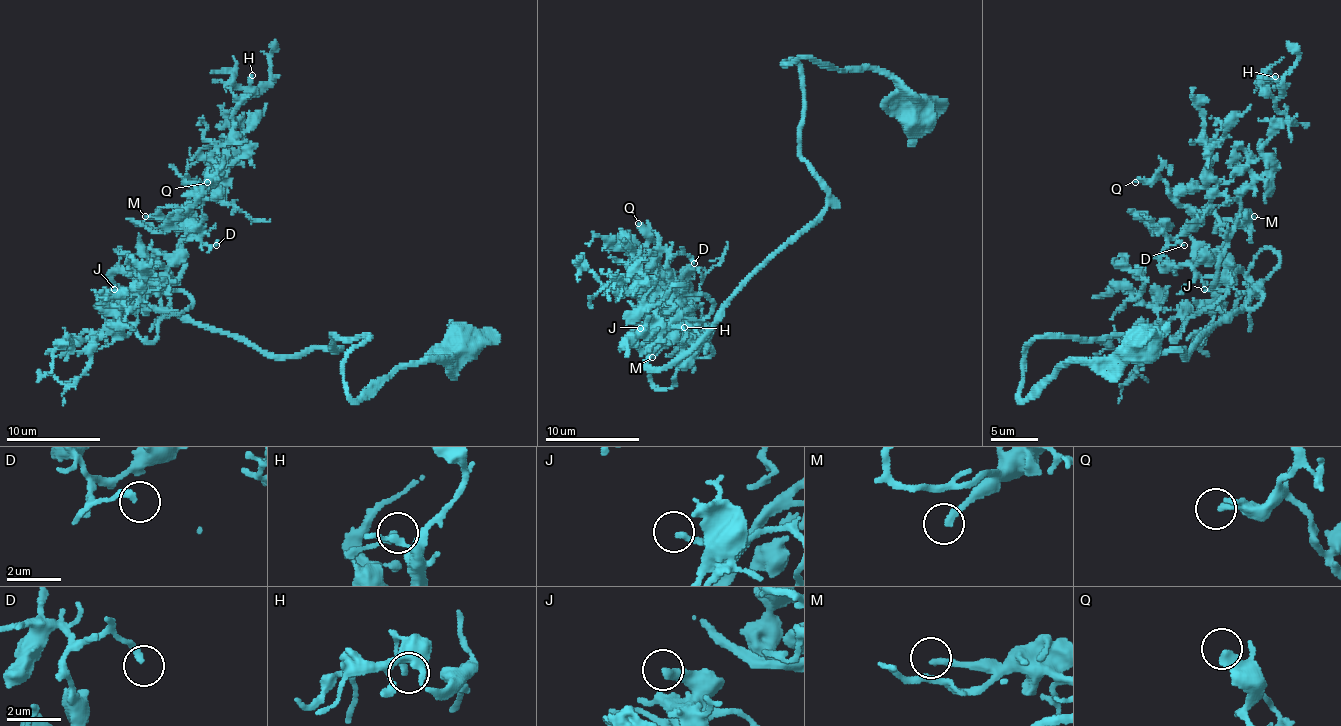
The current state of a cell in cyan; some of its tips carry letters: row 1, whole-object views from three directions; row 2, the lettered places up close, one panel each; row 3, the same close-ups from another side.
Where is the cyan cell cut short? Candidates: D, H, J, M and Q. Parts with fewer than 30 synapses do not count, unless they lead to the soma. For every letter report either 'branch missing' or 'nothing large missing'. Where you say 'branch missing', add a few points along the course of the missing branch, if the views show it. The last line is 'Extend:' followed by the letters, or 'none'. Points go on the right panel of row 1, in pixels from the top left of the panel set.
D: nothing large missing
H: nothing large missing
J: nothing large missing
M: branch missing
Q: nothing large missing
Extend: M

